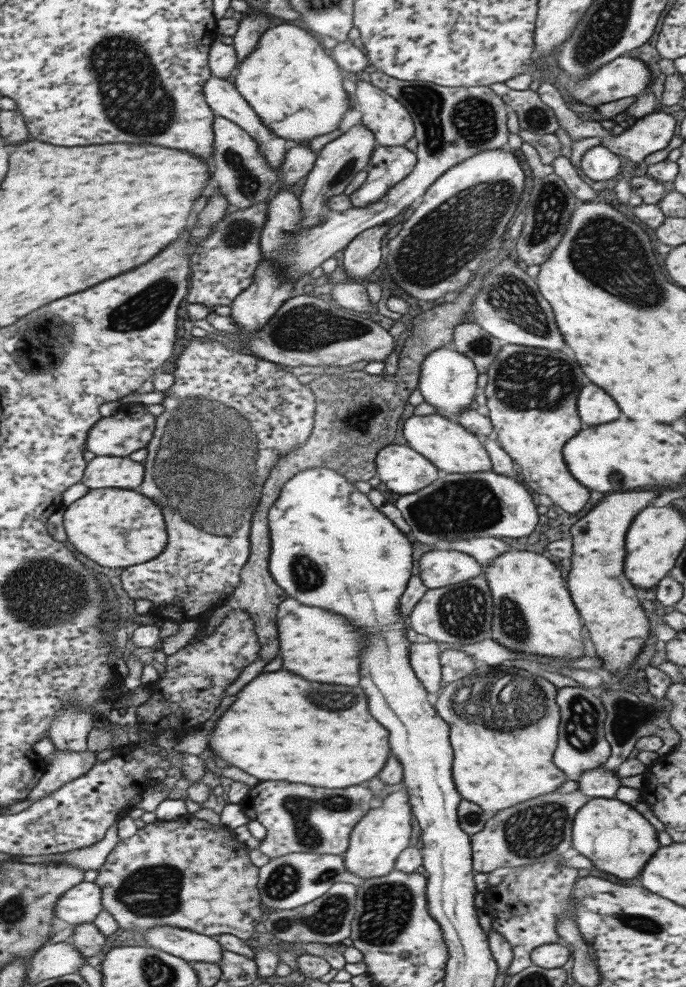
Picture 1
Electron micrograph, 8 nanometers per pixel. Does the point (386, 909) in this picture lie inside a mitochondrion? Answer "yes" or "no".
yes

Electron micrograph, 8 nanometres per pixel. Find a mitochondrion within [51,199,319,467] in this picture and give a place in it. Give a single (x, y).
(139, 310)

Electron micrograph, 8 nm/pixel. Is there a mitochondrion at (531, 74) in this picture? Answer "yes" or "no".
no

